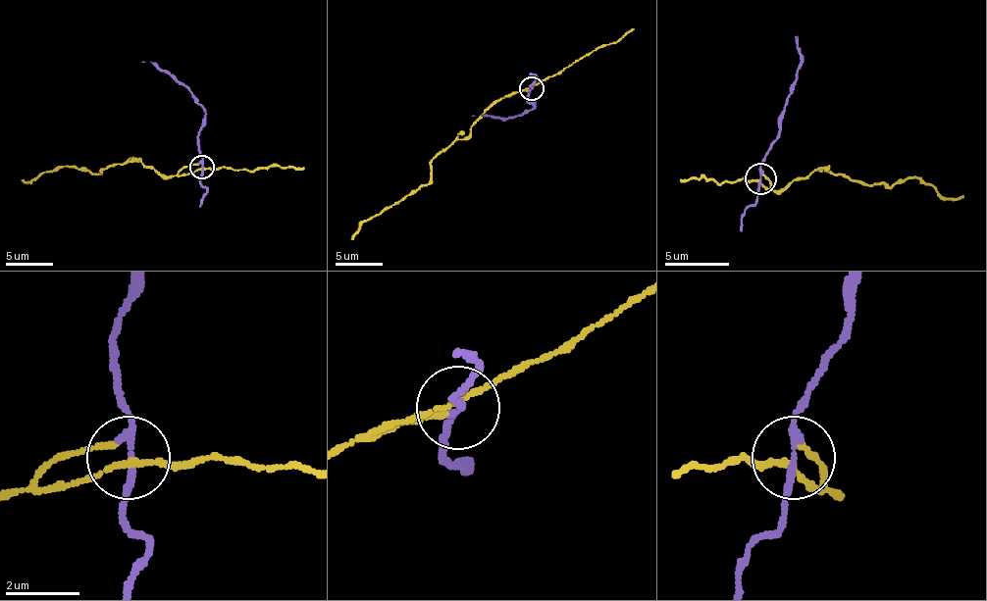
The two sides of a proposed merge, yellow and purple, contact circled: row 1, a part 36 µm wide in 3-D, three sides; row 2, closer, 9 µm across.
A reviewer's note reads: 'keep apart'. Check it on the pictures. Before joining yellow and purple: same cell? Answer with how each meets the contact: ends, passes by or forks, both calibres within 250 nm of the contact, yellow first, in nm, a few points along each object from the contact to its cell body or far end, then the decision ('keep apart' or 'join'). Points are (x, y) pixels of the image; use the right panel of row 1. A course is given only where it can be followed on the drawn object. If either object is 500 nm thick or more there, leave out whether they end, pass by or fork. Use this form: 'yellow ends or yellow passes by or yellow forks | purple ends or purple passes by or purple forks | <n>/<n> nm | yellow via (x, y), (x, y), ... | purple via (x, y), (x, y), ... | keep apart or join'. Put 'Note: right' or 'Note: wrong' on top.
Note: right
yellow passes by | purple passes by | 130/190 nm | yellow via (759, 181), (775, 190), (830, 165), (836, 175), (861, 184), (887, 187), (912, 177), (945, 197), (963, 194) | purple via (759, 177), (759, 162), (775, 136), (785, 101), (801, 63), (795, 37), (798, 37) | keep apart

